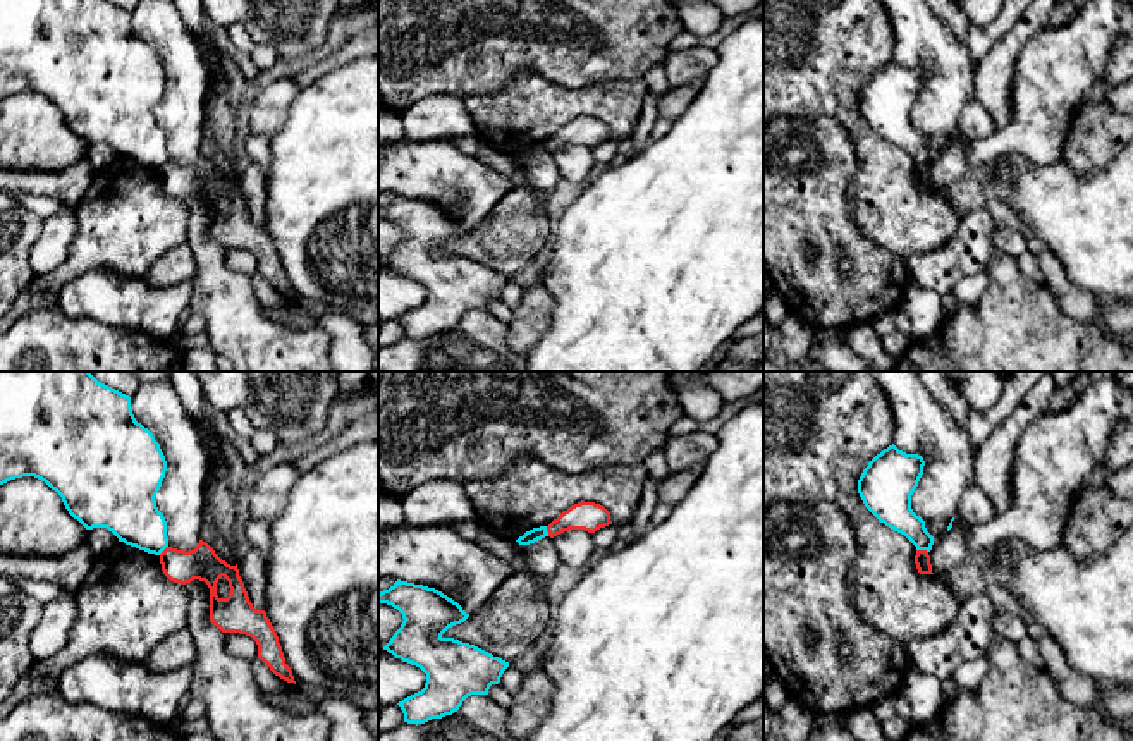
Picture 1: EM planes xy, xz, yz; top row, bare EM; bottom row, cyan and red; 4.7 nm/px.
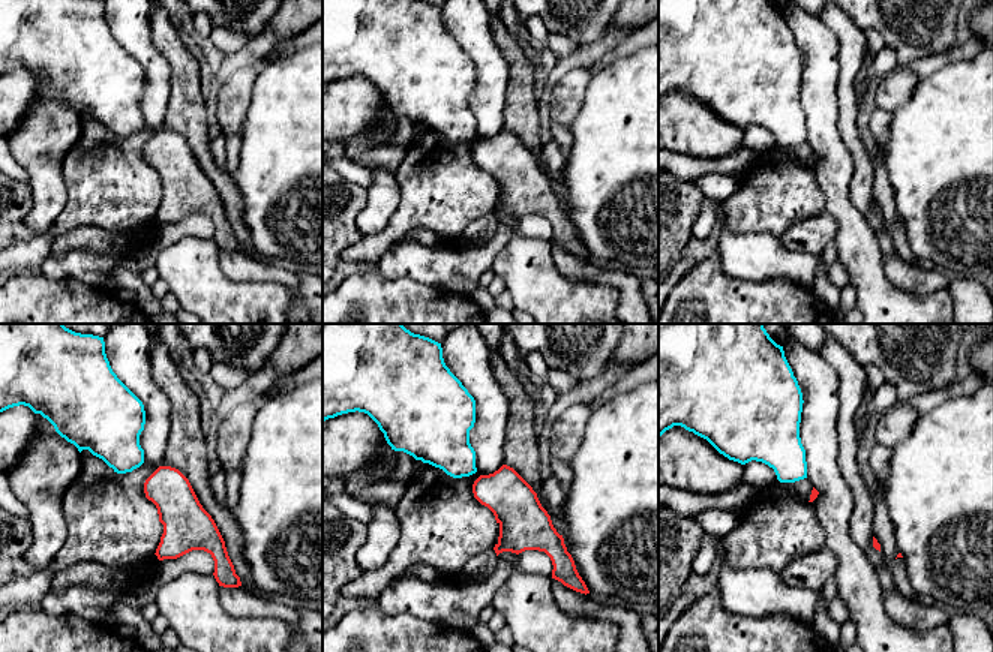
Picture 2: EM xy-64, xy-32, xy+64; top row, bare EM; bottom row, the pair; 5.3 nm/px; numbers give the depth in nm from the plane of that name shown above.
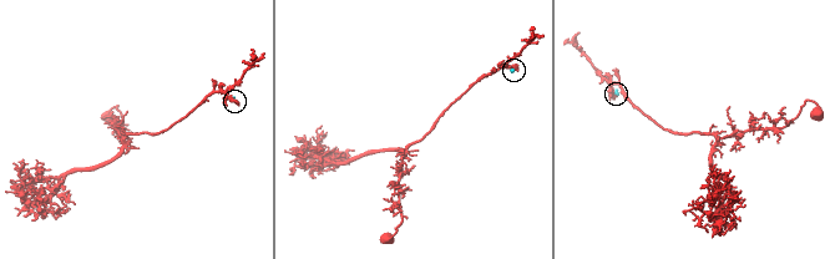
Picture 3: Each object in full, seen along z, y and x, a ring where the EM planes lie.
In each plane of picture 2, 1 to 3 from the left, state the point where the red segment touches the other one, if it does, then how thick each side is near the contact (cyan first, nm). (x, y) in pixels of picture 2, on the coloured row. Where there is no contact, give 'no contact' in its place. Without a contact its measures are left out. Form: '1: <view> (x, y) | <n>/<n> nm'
1: no contact
2: no contact
3: no contact

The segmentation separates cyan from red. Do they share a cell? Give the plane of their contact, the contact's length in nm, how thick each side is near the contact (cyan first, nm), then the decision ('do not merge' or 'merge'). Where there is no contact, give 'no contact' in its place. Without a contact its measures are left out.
contact in yz; length 60 nm; calibres 180 and 80 nm; do not merge

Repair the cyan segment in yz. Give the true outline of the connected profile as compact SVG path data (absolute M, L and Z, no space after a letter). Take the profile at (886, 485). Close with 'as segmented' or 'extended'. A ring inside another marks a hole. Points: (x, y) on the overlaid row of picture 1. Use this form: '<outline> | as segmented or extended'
M894 444L877 454L858 480L865 507L885 526L904 535L916 550L932 550L934 536L911 509L911 495L923 475L925 461Z | as segmented

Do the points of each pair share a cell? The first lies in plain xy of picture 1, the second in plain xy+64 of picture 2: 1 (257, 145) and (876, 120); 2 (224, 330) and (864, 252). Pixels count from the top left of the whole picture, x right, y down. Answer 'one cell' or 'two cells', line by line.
1: one cell
2: one cell

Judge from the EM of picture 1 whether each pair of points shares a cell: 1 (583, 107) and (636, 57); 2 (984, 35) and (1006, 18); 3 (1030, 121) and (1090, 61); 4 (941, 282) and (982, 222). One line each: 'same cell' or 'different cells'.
1: different cells
2: same cell
3: same cell
4: same cell

